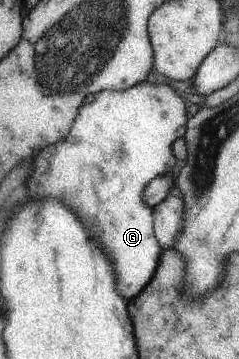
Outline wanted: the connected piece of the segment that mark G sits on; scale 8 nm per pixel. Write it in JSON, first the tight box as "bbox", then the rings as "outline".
{"bbox":[27,83,188,300],"outline":[[[137,83],[136,86],[129,87],[125,91],[100,91],[94,94],[93,101],[86,103],[79,107],[79,113],[75,117],[75,121],[72,123],[71,130],[67,134],[65,139],[55,143],[55,145],[44,147],[39,153],[35,154],[33,165],[31,165],[31,179],[27,179],[27,191],[31,197],[53,197],[55,201],[59,199],[65,207],[69,208],[69,211],[73,209],[73,213],[81,215],[81,221],[93,229],[93,237],[103,245],[104,251],[107,252],[107,256],[112,260],[113,267],[116,270],[116,287],[117,291],[120,292],[126,300],[133,299],[135,295],[139,294],[148,282],[151,281],[152,275],[156,271],[156,267],[159,265],[160,255],[163,253],[161,246],[157,243],[155,232],[153,231],[154,226],[154,212],[151,207],[148,207],[144,203],[144,190],[146,189],[149,182],[153,178],[159,175],[164,175],[171,171],[171,167],[175,165],[175,159],[171,155],[171,143],[175,142],[177,138],[184,137],[183,125],[185,121],[188,121],[185,117],[185,103],[183,99],[177,95],[177,91],[173,87],[169,87],[167,84],[156,84],[149,85],[149,83]]]}

